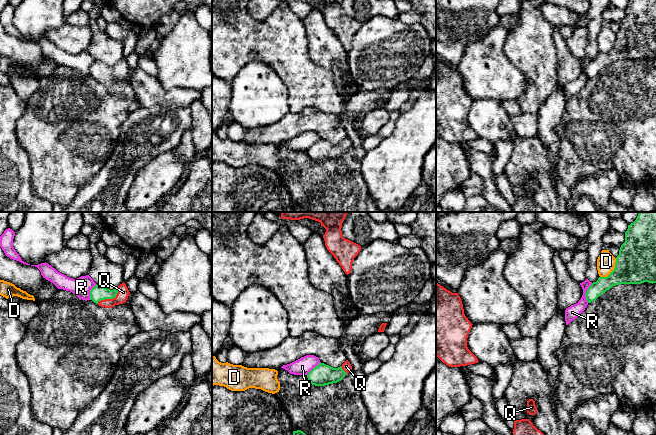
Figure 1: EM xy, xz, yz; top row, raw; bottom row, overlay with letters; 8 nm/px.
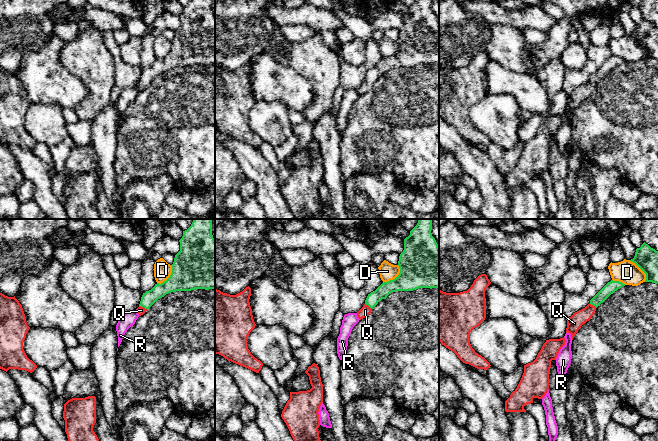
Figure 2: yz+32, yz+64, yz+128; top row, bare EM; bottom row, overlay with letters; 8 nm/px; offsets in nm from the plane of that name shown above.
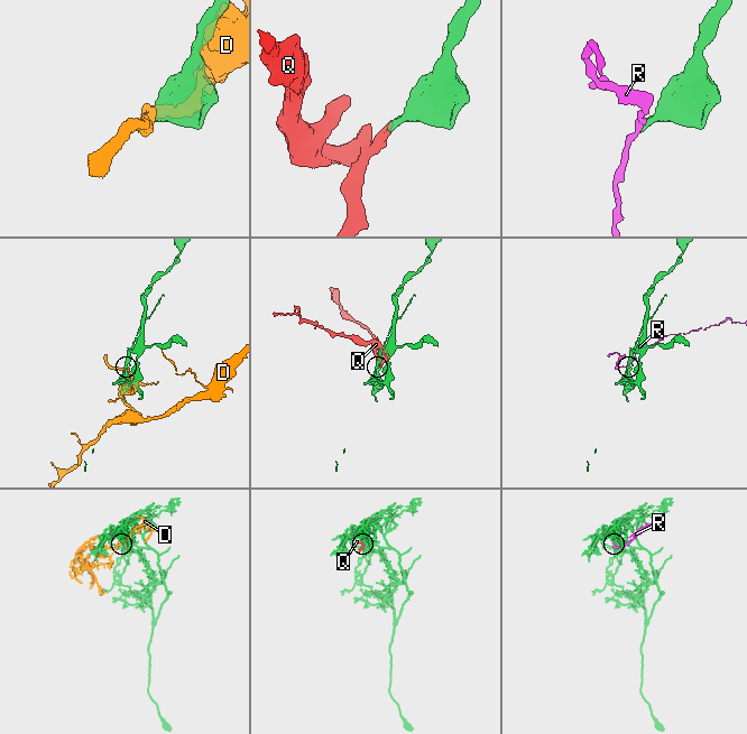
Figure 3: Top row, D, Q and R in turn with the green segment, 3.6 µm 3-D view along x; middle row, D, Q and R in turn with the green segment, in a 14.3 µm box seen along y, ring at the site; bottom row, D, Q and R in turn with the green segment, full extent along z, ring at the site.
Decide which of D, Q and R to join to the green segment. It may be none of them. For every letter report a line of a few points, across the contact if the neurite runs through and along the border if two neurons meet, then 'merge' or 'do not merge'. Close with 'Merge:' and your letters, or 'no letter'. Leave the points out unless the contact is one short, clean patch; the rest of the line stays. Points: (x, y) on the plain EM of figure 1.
D: do not merge
Q: line xy (97, 69), (109, 74), (118, 72), (123, 68); merge
R: line yz (592, 59), (585, 69), (587, 78); do not merge
Merge: Q

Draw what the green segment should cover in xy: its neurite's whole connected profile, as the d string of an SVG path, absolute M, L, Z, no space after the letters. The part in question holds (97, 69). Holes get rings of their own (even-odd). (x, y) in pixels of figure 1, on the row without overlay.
M123 58L116 65L110 66L100 61L95 61L90 66L90 76L101 83L112 84L126 78L130 68Z

